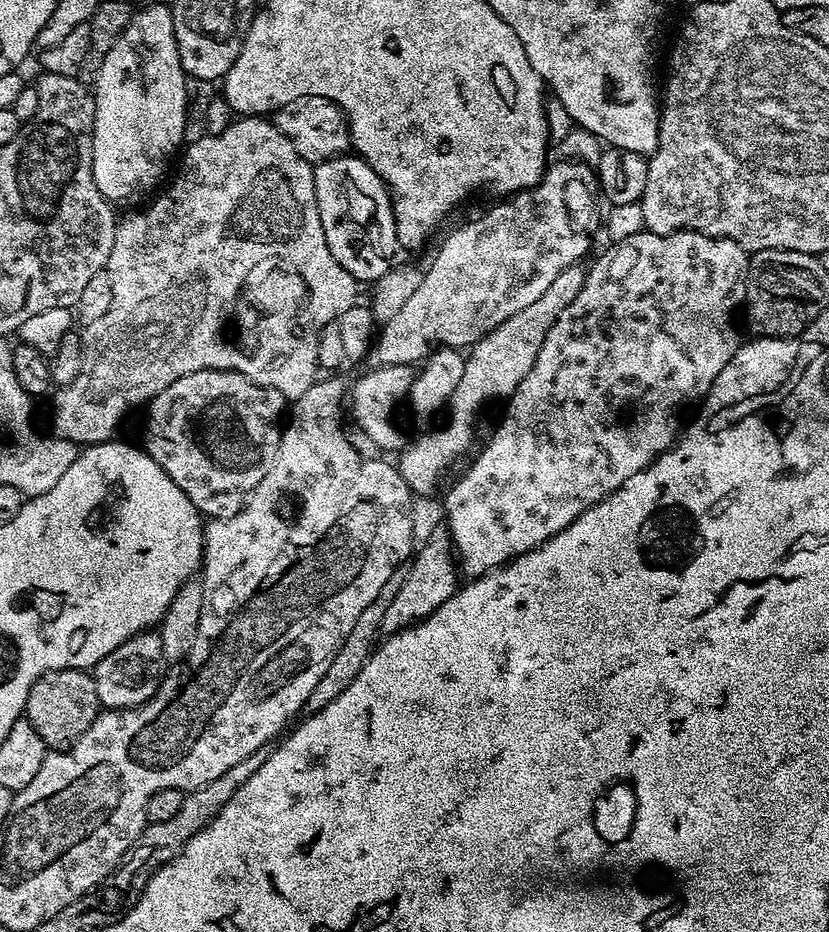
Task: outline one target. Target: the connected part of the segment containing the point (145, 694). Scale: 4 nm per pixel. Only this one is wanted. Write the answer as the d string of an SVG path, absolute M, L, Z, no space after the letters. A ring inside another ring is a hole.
M145 630L130 637L118 650L110 650L106 658L91 669L94 687L98 689L98 698L105 709L133 708L146 702L160 689L161 679L166 671L166 659L159 631Z

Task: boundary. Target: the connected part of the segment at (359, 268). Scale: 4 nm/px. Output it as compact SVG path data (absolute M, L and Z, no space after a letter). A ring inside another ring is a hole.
M355 154L330 158L315 165L312 173L318 214L322 218L322 230L326 230L326 246L330 246L330 254L334 254L334 258L338 258L340 265L358 282L375 282L382 278L393 269L398 253L396 219L388 185L362 157Z

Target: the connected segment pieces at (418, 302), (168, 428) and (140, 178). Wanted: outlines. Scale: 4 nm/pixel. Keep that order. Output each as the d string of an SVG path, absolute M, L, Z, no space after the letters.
M560 158L558 160L557 164L552 162L545 167L544 176L534 187L525 188L522 192L513 192L511 196L501 199L496 202L496 205L489 212L484 212L477 220L472 220L469 224L464 224L461 228L454 229L441 242L440 249L437 250L436 257L432 260L432 265L423 269L424 277L422 282L419 283L418 290L415 290L414 294L403 303L402 310L399 310L398 314L389 320L383 321L382 327L375 337L374 347L370 352L370 359L372 358L371 363L373 365L406 364L412 366L421 361L428 353L431 353L437 345L457 350L467 349L469 346L478 343L490 330L502 326L502 322L506 322L506 318L514 318L514 314L518 314L518 310L526 310L526 306L531 306L537 298L542 298L542 293L550 287L550 282L554 282L554 278L558 278L558 274L562 274L562 270L566 270L571 264L581 263L585 259L583 256L587 254L588 247L592 244L592 227L596 224L598 181L589 165L574 159Z
M206 368L194 374L186 374L178 378L178 382L170 382L166 390L148 401L143 412L144 451L150 458L154 458L154 462L158 462L158 466L162 466L162 470L166 470L166 474L170 474L174 486L178 486L178 490L182 490L182 494L194 502L201 514L225 520L242 510L254 486L258 486L258 482L266 478L266 470L274 466L282 417L286 412L286 397L278 390L255 384L237 372Z
M167 3L148 4L141 12L140 9L133 11L130 22L114 46L110 46L110 54L106 54L102 70L98 70L94 95L96 113L92 169L98 190L110 202L128 200L131 196L150 191L164 175L169 175L168 163L172 155L174 160L181 151L186 126L186 73L178 54L178 42L174 38L172 9Z

